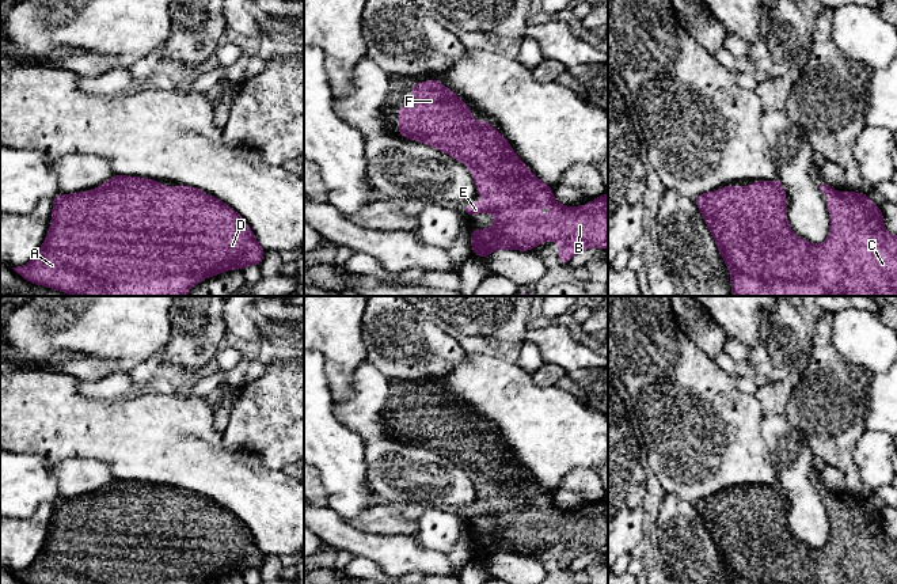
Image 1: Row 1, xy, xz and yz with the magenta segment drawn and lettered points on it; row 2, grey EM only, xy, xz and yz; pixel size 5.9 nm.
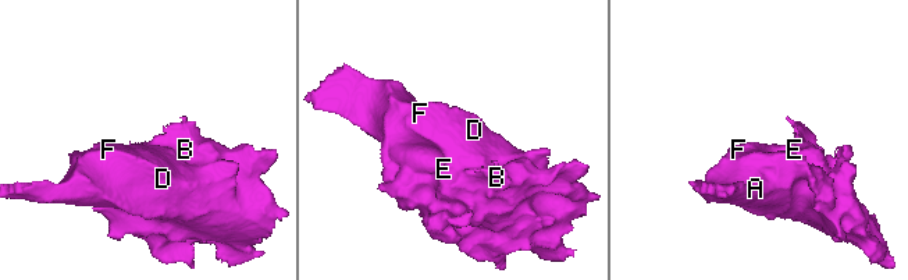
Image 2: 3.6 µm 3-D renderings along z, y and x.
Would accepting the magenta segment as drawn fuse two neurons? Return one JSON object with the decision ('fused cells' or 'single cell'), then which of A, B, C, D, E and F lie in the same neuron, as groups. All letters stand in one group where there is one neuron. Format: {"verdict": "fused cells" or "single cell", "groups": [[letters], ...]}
{"verdict": "single cell", "groups": [["A", "B", "C", "D", "E", "F"]]}

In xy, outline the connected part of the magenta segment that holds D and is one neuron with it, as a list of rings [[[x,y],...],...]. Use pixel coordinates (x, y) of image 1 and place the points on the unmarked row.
[[[114,478],[94,494],[57,497],[42,550],[27,569],[12,573],[24,584],[204,584],[261,569],[265,555],[244,523],[217,501],[193,490],[161,490],[156,483]]]

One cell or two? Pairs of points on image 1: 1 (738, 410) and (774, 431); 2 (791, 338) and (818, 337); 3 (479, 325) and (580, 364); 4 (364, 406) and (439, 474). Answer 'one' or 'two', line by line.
1: two
2: two
3: one
4: one

